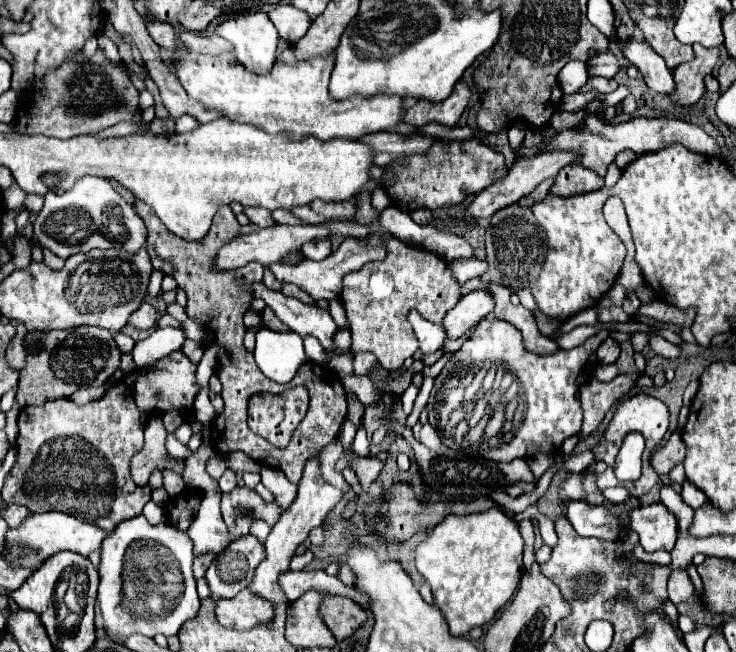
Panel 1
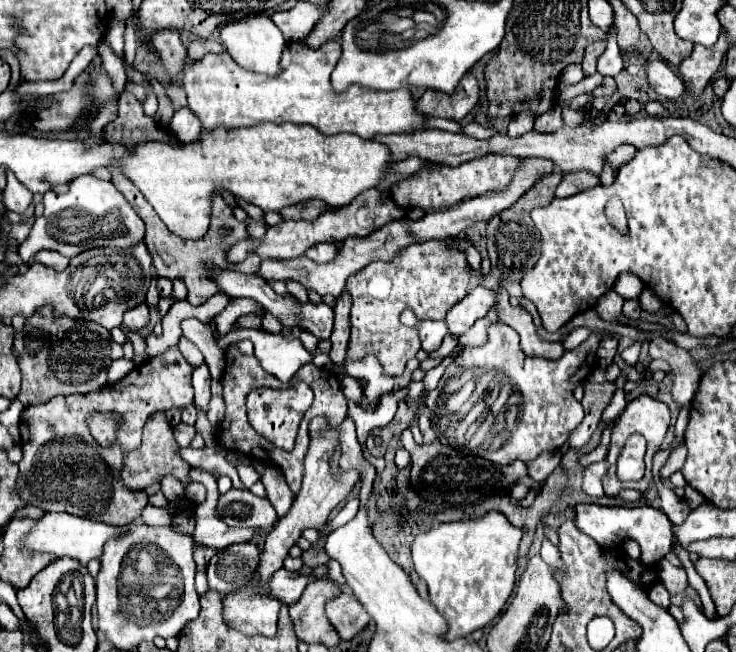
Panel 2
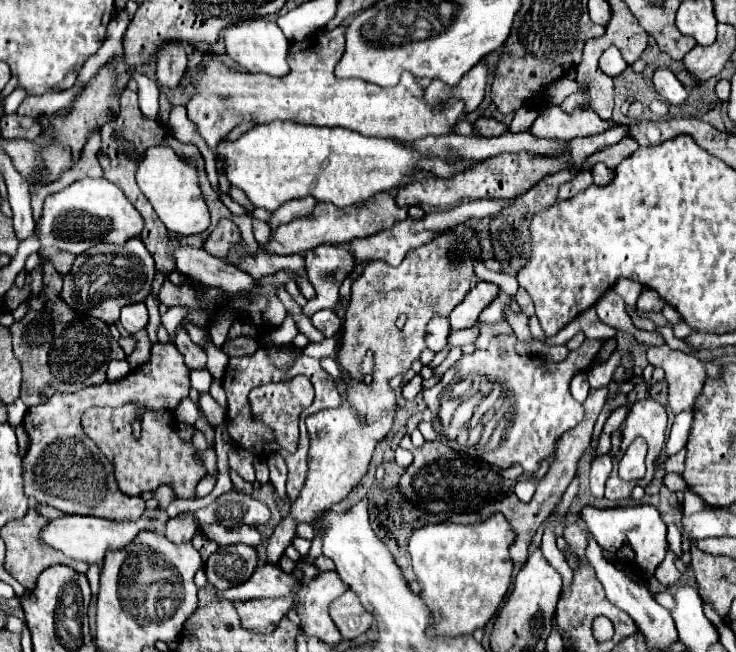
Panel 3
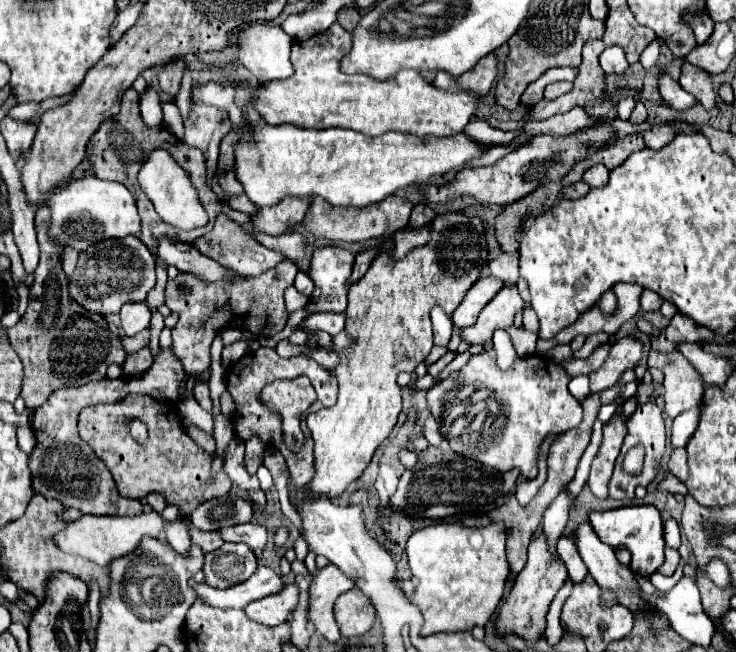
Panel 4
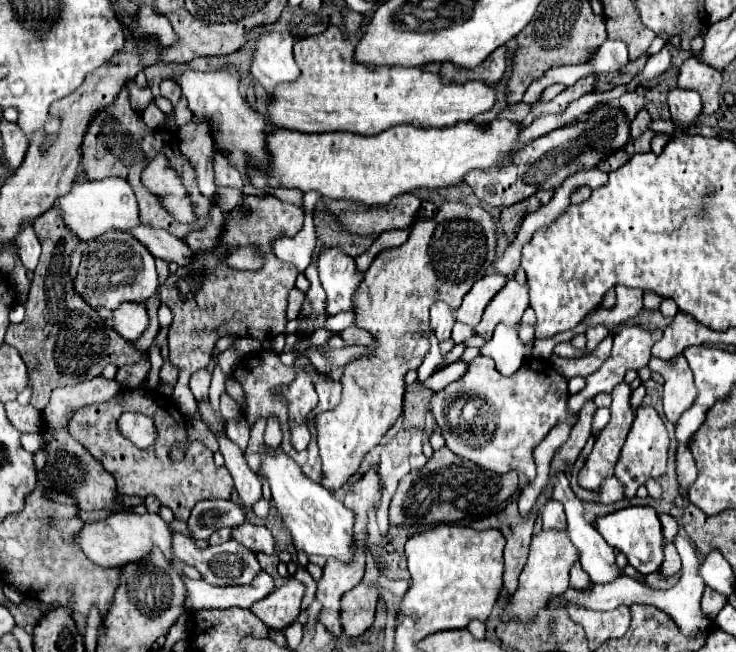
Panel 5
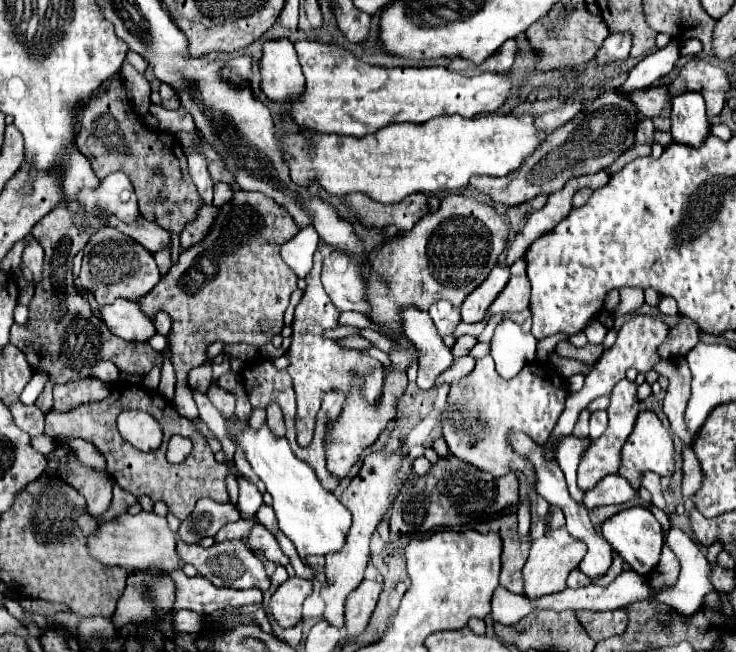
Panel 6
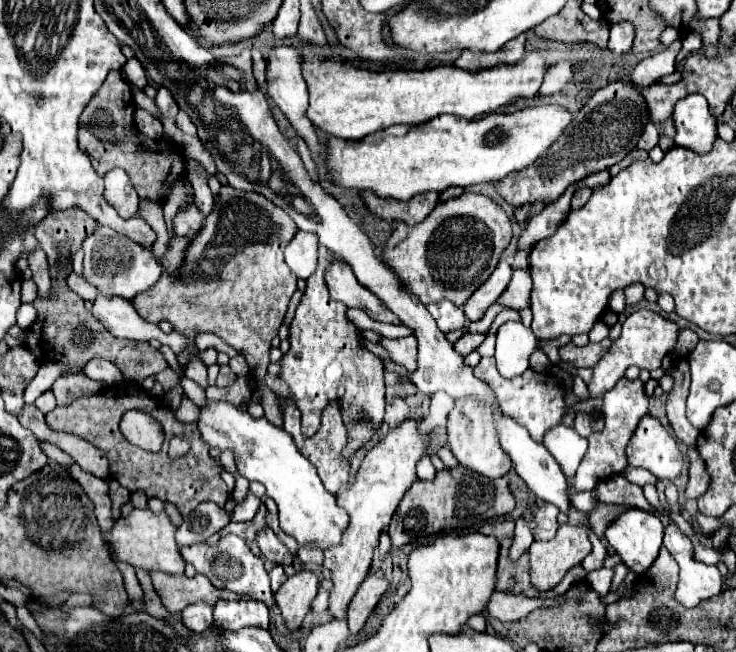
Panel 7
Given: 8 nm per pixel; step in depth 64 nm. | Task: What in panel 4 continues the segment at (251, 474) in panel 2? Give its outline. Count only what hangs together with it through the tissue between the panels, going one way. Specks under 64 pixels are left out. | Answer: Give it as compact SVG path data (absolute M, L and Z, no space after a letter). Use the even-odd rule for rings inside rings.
M254 436L246 442L246 468L250 474L256 474L258 466L262 464L262 458L264 458L264 444L260 436Z

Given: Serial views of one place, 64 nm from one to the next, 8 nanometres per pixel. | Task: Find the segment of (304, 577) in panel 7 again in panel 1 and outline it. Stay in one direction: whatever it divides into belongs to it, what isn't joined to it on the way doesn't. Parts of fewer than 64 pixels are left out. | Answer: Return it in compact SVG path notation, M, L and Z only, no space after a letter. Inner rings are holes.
M248 588L244 592L238 592L234 598L216 602L218 622L226 628L248 630L260 624L270 624L272 614L272 604L268 604L268 600L260 600L260 596L252 596Z

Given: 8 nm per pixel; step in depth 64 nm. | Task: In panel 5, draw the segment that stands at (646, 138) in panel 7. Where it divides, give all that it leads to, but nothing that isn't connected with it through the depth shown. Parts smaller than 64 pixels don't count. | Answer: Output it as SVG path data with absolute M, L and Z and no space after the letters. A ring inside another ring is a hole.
M642 110L642 112L632 120L632 126L630 126L630 128L632 128L632 132L630 132L630 134L632 134L632 140L636 140L642 132L646 132L646 130L650 128L650 122L652 122L650 114Z

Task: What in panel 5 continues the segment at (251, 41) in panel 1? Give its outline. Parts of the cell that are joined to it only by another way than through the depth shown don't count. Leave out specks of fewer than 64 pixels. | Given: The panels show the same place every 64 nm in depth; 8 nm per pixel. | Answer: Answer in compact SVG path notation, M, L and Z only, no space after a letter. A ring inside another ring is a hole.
M266 32L260 34L256 42L252 76L264 86L268 94L274 94L280 82L296 82L300 78L292 44L294 38L290 32Z

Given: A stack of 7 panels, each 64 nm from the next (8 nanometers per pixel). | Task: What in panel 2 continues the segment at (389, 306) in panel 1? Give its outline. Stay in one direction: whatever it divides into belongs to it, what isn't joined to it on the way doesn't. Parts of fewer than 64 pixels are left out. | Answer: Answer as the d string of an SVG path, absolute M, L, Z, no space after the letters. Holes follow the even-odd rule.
M454 238L454 248L448 248L446 240L430 240L404 248L394 262L374 262L352 274L346 282L346 290L352 294L350 310L350 340L346 358L360 360L372 352L382 364L388 376L400 376L406 362L420 350L420 336L416 328L402 332L398 316L410 308L418 320L444 320L446 312L468 294L470 264L466 260L466 248L472 246L468 238Z

